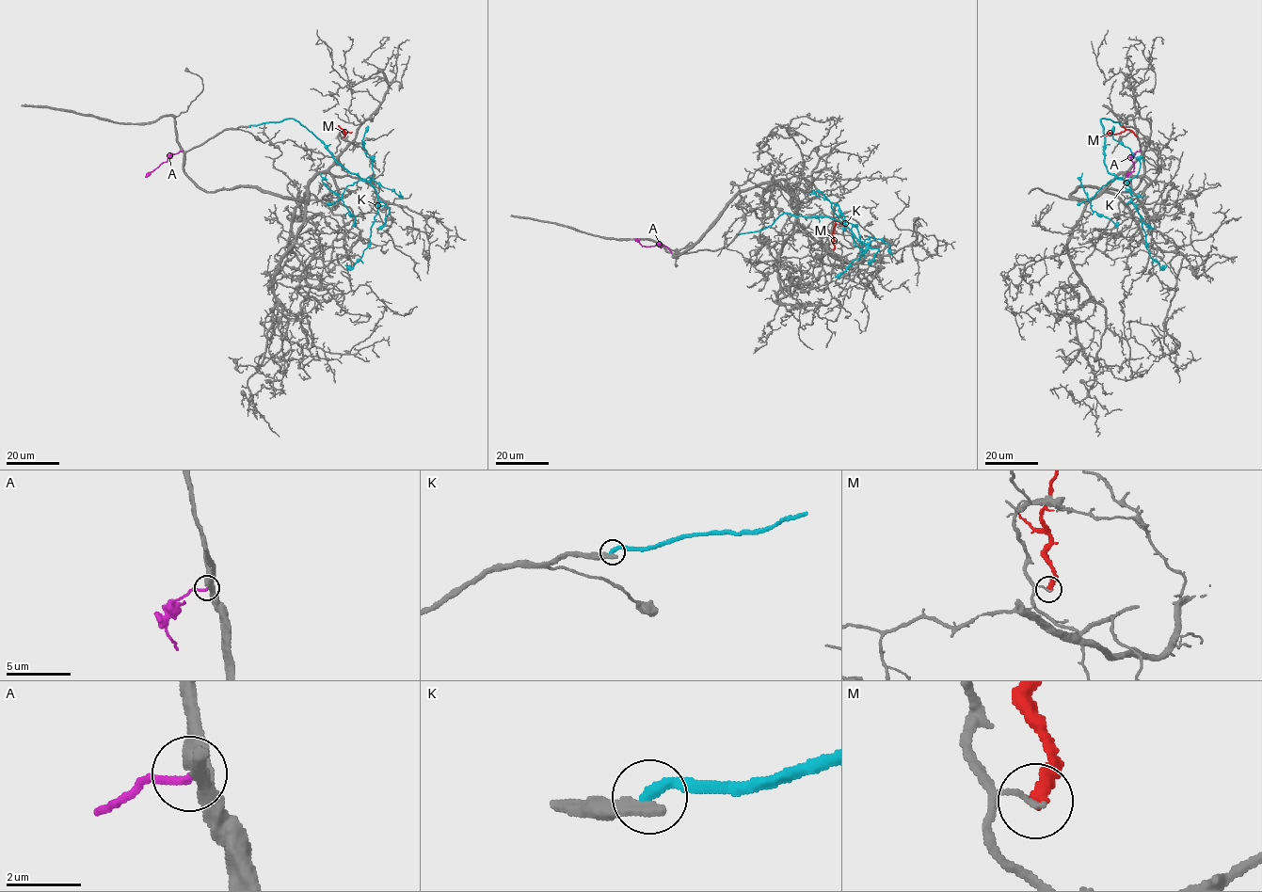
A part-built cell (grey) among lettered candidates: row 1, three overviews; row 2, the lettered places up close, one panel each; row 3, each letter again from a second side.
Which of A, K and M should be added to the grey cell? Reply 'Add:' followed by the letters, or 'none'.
Add: none

